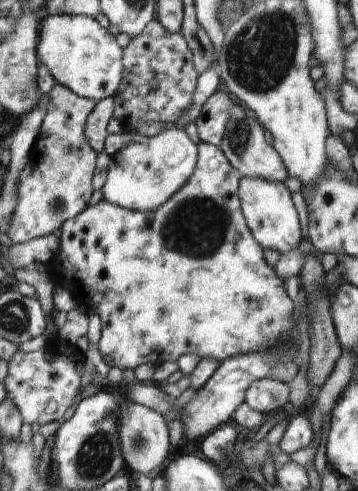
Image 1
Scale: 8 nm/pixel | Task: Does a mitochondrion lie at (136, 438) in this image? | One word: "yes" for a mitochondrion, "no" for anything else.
yes

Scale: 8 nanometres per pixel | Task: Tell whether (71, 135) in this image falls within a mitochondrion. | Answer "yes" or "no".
no

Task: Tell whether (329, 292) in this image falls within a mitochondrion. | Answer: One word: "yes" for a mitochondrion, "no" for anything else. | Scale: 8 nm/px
no

